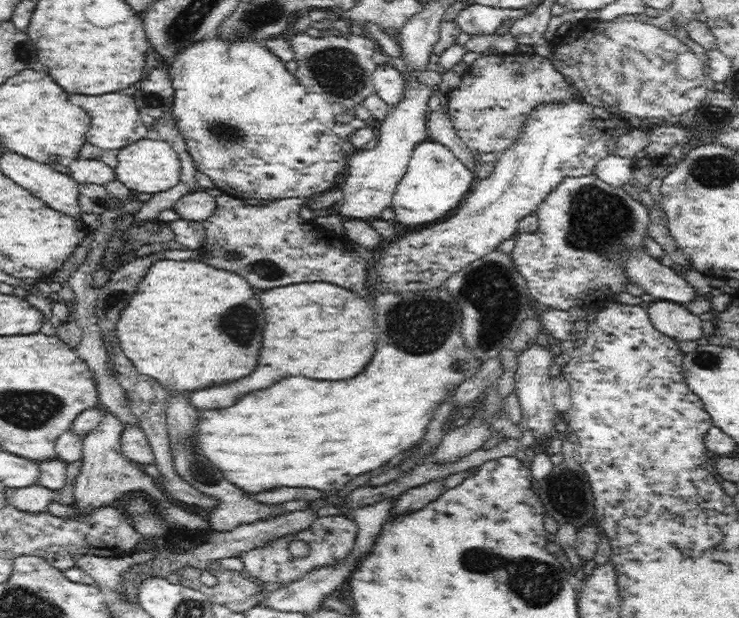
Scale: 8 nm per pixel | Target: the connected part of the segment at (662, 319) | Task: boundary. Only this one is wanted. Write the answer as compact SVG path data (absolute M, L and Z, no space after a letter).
M664 299L654 300L647 304L647 313L658 332L673 337L677 342L696 341L705 336L698 316L679 303Z

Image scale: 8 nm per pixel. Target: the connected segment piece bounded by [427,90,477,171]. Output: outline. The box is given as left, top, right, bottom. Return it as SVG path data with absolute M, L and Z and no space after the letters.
M434 91L434 96L440 98L437 110L429 112L427 117L427 140L446 145L462 163L470 170L475 171L476 159L470 147L456 134L452 121L447 113L447 93Z

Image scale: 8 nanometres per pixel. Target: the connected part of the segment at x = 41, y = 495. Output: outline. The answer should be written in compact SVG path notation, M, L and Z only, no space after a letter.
M39 483L26 488L5 487L5 498L22 512L46 513L49 512L48 506L53 503L53 491Z

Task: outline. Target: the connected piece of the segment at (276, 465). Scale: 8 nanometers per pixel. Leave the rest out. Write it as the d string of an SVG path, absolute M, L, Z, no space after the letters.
M439 287L434 290L410 291L409 293L394 293L392 291L382 291L381 293L373 293L374 310L376 310L376 324L380 328L380 338L376 344L376 354L370 360L368 368L362 370L358 376L350 378L350 380L312 380L306 376L288 376L278 380L276 384L272 384L270 388L264 390L254 390L248 392L244 396L240 396L234 406L222 408L222 410L204 410L200 414L200 424L198 424L198 448L202 454L208 456L208 460L212 464L216 464L224 476L234 482L236 486L240 486L242 490L248 492L262 492L262 490L270 490L276 486L310 486L310 488L318 488L318 490L327 493L325 500L334 504L337 497L331 496L330 492L338 492L345 484L348 484L354 476L360 476L364 472L370 472L374 468L384 466L388 460L392 460L396 454L418 445L420 440L424 439L428 424L432 422L436 415L436 410L442 404L453 399L456 388L462 382L472 379L481 368L480 359L474 355L472 349L466 347L466 341L462 337L462 307L457 298L448 292L448 289Z

